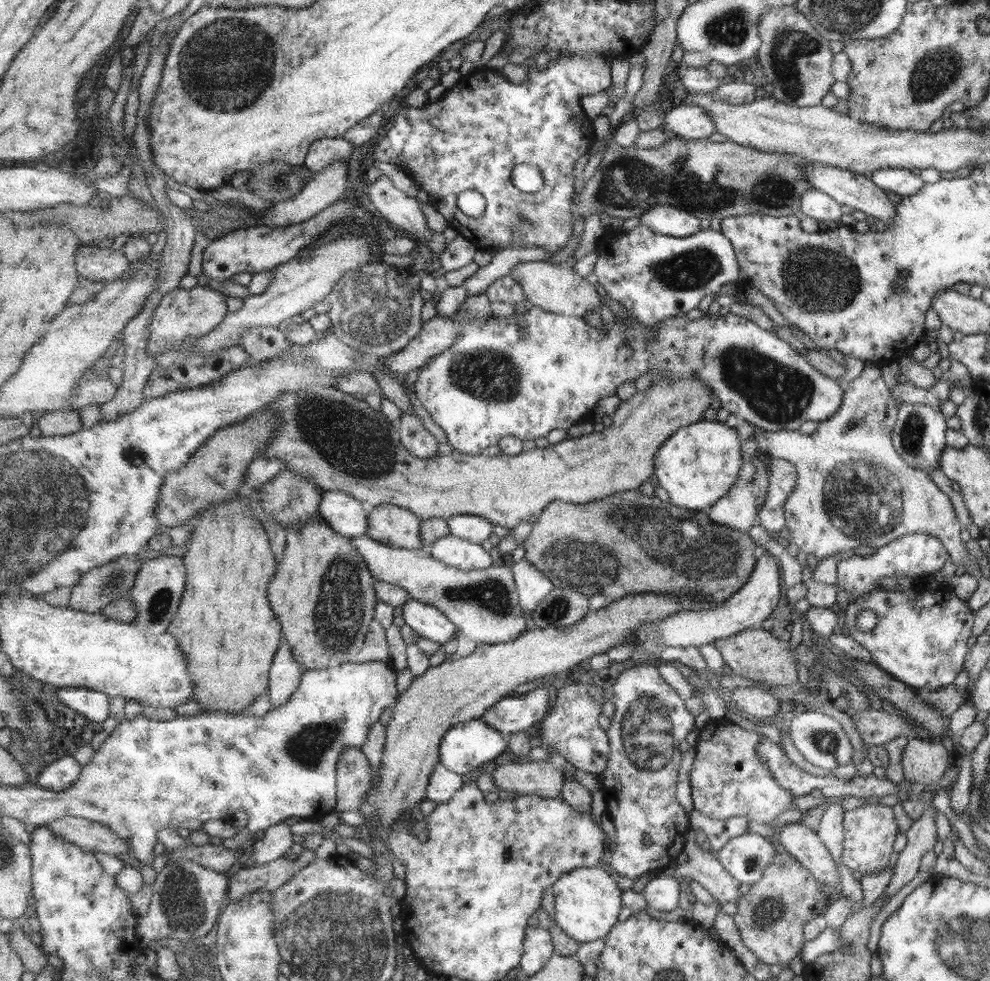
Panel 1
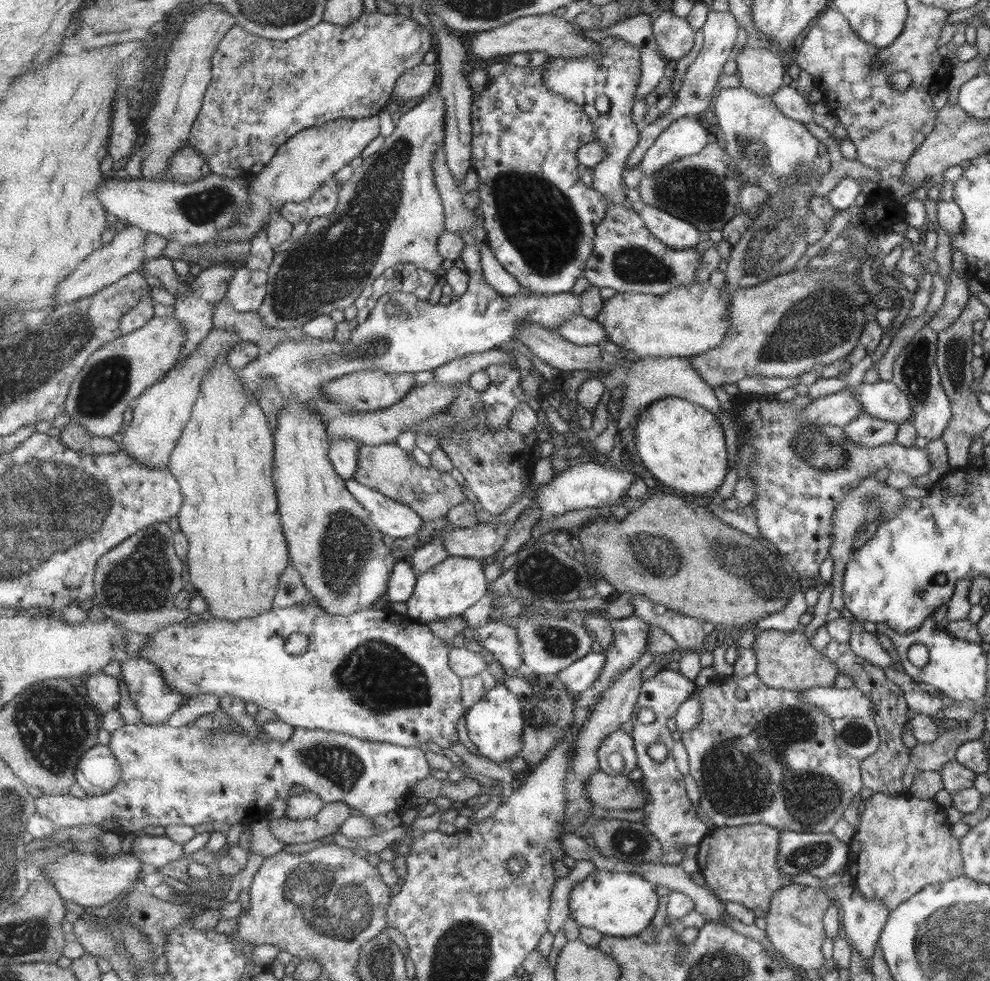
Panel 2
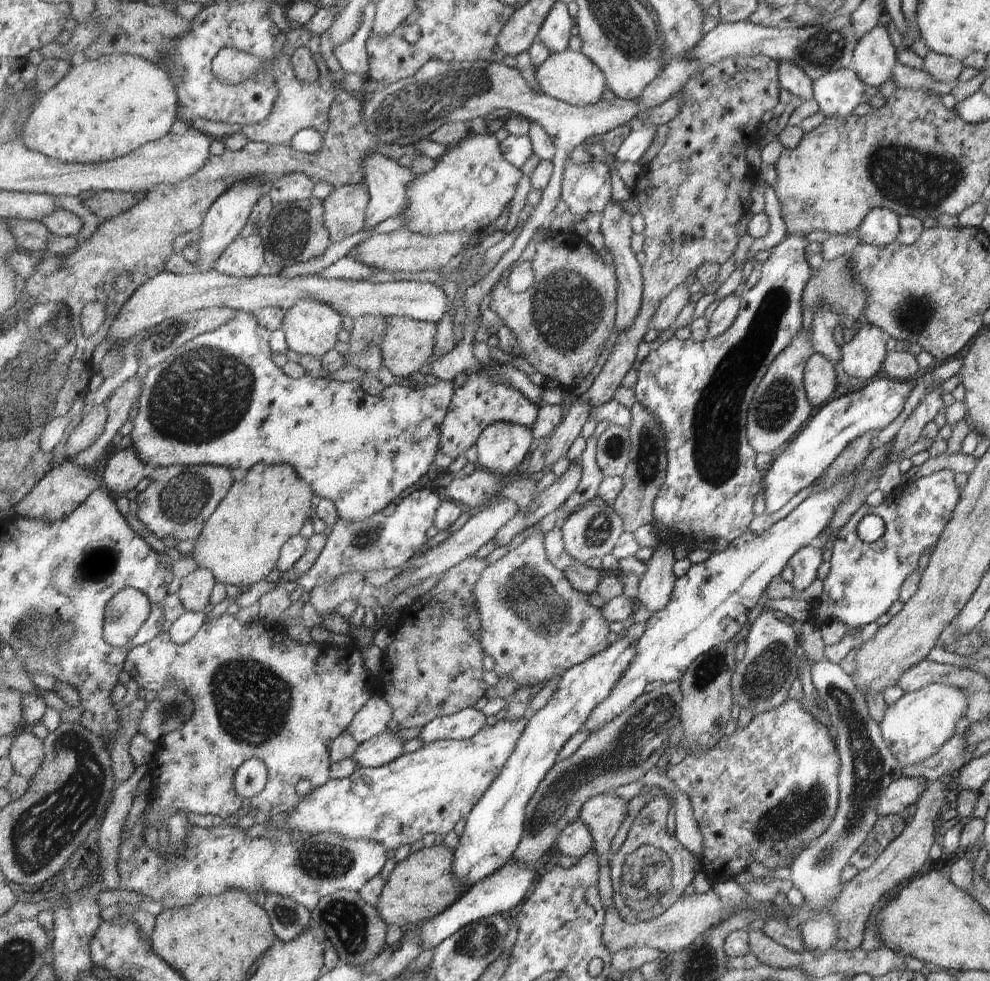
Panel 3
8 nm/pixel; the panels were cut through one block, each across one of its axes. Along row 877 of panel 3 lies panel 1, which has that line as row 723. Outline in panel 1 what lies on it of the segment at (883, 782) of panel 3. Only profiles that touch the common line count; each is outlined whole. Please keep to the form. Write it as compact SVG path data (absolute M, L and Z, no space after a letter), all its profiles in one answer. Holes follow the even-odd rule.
M804 711L797 716L788 715L786 720L789 724L788 736L791 744L807 762L830 771L852 760L853 748L839 722L831 716L820 712Z

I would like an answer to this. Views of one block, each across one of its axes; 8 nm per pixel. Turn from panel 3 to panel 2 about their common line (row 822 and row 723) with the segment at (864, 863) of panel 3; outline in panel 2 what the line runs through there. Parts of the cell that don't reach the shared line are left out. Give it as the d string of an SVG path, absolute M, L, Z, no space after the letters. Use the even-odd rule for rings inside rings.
M820 625L818 627L818 629L815 631L815 634L811 636L811 639L809 639L808 642L813 649L819 651L821 654L823 654L823 656L826 656L835 665L835 668L839 674L845 674L845 676L851 678L854 686L862 692L862 696L867 697L873 703L874 717L872 719L877 727L879 742L876 751L873 752L873 754L866 756L864 759L861 759L858 762L862 786L869 788L869 790L872 790L873 792L881 792L891 796L902 794L902 790L905 790L906 788L901 785L901 775L910 770L910 751L904 746L901 739L901 730L903 730L903 724L909 719L908 708L906 707L906 702L904 701L904 696L902 695L901 689L896 684L893 684L890 680L886 679L882 668L873 666L866 660L863 660L863 658L860 656L853 654L853 651L847 643L833 641L827 635L824 625Z

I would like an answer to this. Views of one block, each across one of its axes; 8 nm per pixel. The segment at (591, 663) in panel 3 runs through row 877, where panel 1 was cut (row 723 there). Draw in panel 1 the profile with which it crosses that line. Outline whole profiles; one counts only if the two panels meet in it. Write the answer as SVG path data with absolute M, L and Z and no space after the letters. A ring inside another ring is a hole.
M483 719L462 722L459 726L452 727L446 732L446 737L443 738L440 747L441 763L459 774L469 774L479 769L479 766L483 766L485 762L499 758L507 748L510 748L507 739L508 737L501 734L500 730L491 727Z

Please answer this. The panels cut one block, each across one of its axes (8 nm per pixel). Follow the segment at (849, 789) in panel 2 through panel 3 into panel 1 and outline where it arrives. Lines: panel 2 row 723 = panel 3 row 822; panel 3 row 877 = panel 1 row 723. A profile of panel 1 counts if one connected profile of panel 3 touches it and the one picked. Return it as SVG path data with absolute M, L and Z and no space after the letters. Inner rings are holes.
M709 718L706 725L699 730L695 746L696 754L689 777L694 808L715 820L744 816L748 820L767 824L767 822L775 820L784 810L793 807L791 802L793 802L794 796L773 779L773 775L769 773L765 763L755 753L755 746L761 742L761 738L764 736L759 732L745 730L725 719L727 718Z

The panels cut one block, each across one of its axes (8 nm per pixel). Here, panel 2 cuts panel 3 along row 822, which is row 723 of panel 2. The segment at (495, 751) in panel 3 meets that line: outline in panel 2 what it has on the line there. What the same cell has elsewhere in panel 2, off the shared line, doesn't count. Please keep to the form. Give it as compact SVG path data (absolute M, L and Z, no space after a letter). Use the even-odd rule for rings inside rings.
M315 600L300 602L289 608L273 608L261 616L244 618L243 620L230 620L211 618L207 621L186 624L183 622L167 625L158 630L150 638L148 647L140 652L140 656L148 658L155 666L160 668L167 682L180 694L185 696L198 697L203 694L218 694L219 696L237 696L245 704L252 702L257 707L267 708L277 714L283 722L295 727L307 727L308 729L323 729L328 731L339 731L348 735L355 735L357 738L371 739L375 742L395 743L406 747L416 747L417 744L434 742L440 748L449 748L451 744L458 743L457 724L461 718L466 718L469 708L463 704L462 678L451 668L450 652L453 647L447 645L443 639L435 635L434 630L428 624L419 623L412 619L409 614L406 616L394 613L389 608L383 609L363 609L354 612L349 616L344 614L331 614ZM291 634L305 634L309 640L309 648L301 656L293 656L285 650L285 642Z

